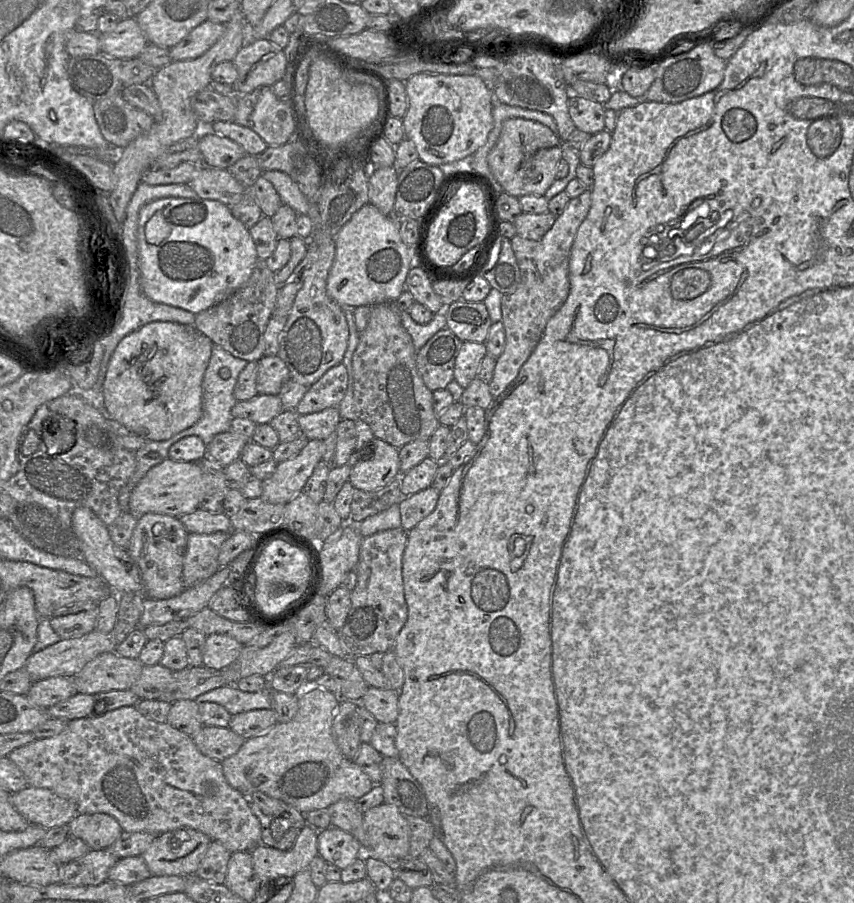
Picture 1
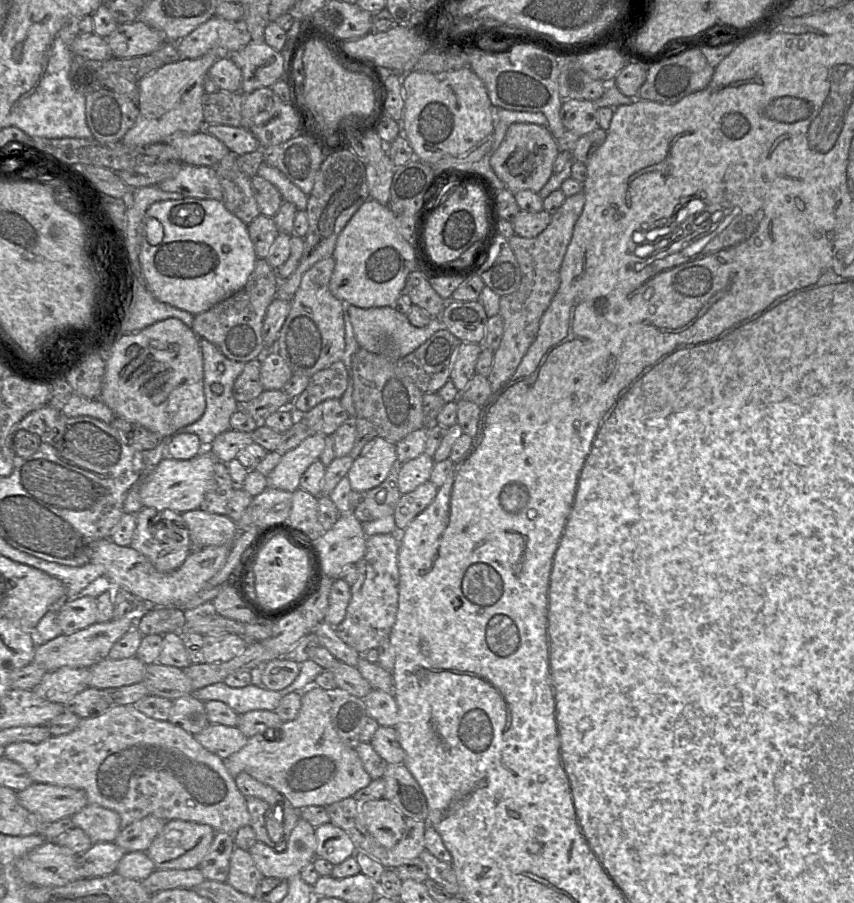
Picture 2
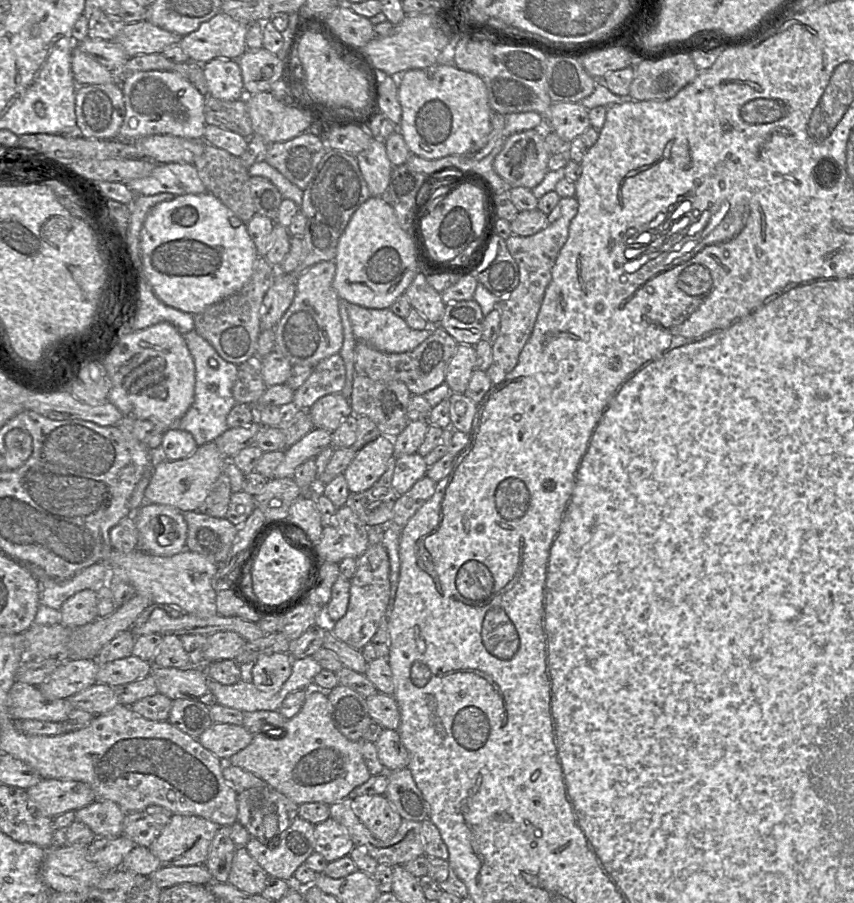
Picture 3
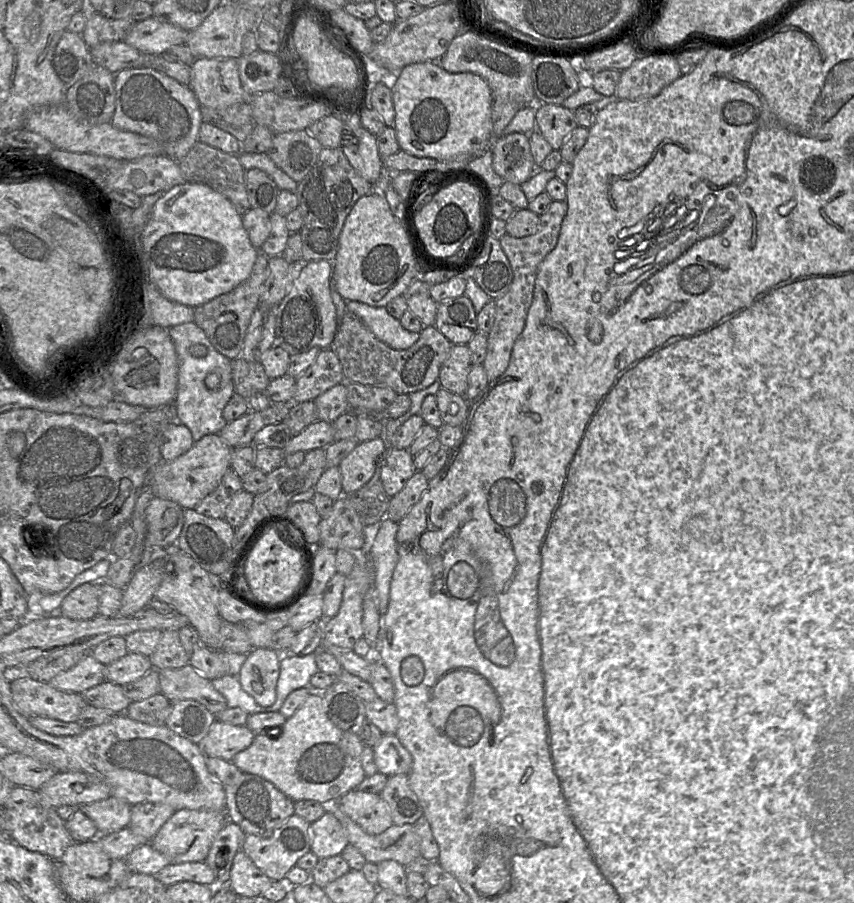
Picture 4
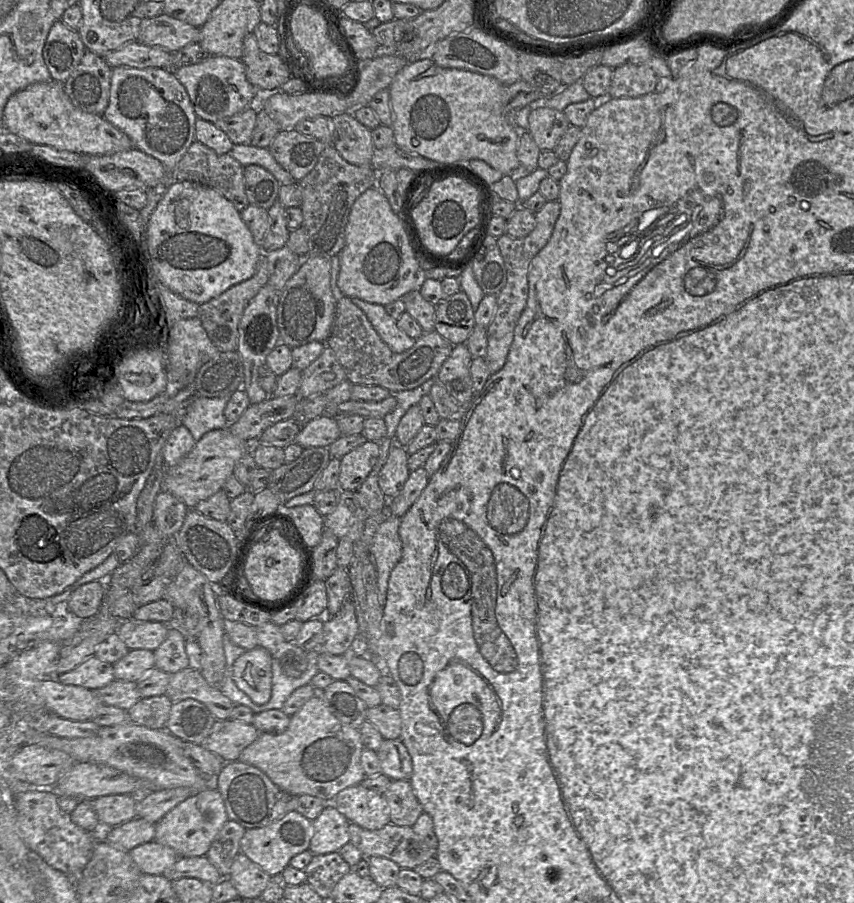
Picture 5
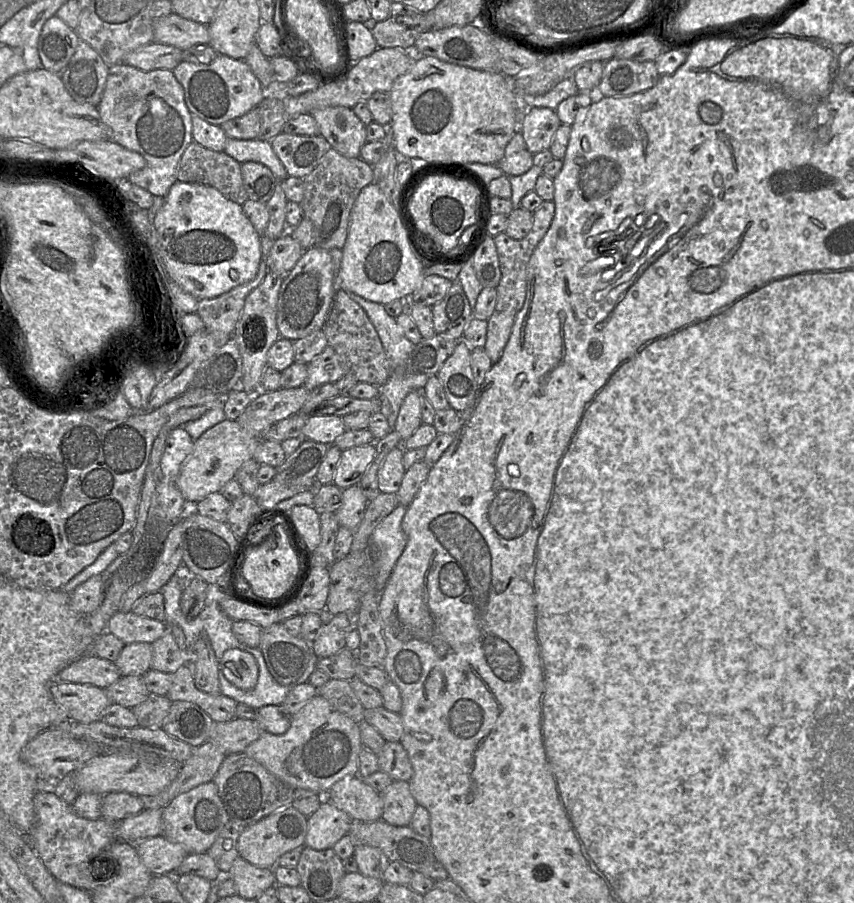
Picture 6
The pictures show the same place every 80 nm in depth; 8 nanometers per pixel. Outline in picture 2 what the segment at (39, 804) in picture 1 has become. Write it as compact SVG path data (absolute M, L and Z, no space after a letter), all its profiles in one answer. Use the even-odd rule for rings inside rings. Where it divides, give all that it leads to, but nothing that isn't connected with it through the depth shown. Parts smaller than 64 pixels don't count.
M33 783L17 793L22 807L36 815L45 825L72 817L89 805L83 790L51 784Z

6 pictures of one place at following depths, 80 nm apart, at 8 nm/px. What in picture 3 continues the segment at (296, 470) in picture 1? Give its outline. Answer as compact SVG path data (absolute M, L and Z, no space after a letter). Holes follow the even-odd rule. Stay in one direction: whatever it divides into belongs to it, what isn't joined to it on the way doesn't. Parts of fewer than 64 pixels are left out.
M313 428L305 436L284 450L284 458L274 471L273 477L293 477L296 468L308 459L314 459L324 448L331 445L331 433Z

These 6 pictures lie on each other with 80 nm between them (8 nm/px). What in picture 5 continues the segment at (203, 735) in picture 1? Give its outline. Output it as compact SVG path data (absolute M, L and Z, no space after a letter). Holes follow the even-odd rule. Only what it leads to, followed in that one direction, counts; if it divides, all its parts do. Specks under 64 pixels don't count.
M232 719L216 720L202 746L227 763L238 760L242 751L259 735L259 730L251 723Z

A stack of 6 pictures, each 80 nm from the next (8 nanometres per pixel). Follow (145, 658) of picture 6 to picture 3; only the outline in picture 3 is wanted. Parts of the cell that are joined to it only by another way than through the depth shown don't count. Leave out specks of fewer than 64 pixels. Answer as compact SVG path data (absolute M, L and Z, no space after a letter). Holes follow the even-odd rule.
M130 655L100 664L96 674L96 681L115 687L150 675L152 668L152 662Z

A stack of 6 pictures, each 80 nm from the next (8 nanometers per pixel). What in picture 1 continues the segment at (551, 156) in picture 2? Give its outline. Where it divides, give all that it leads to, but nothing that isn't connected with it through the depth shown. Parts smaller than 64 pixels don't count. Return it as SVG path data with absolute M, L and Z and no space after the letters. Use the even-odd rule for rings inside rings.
M525 118L506 119L499 139L489 152L489 169L503 191L516 197L527 194L544 195L556 180L556 168L562 159L562 141L546 125Z

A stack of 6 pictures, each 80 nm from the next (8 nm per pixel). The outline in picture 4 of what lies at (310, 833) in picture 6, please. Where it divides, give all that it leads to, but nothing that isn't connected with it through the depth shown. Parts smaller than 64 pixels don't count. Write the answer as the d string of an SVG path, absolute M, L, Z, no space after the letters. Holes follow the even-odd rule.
M329 809L310 826L311 852L319 859L341 855L349 844L345 829Z

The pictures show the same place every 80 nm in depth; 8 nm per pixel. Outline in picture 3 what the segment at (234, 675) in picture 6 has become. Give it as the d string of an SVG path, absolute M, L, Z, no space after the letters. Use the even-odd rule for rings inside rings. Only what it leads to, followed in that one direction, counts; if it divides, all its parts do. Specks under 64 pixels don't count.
M277 652L260 656L252 668L252 683L266 693L277 693L290 677L292 657L289 653Z

